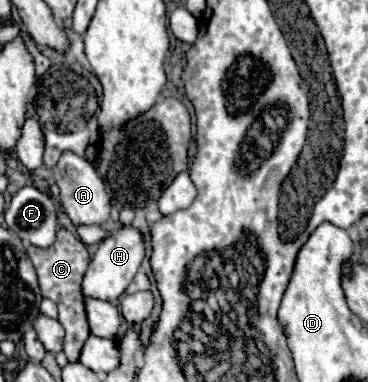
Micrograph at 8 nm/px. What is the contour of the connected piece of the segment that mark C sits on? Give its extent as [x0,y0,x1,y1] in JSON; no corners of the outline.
[26,228,90,362]

